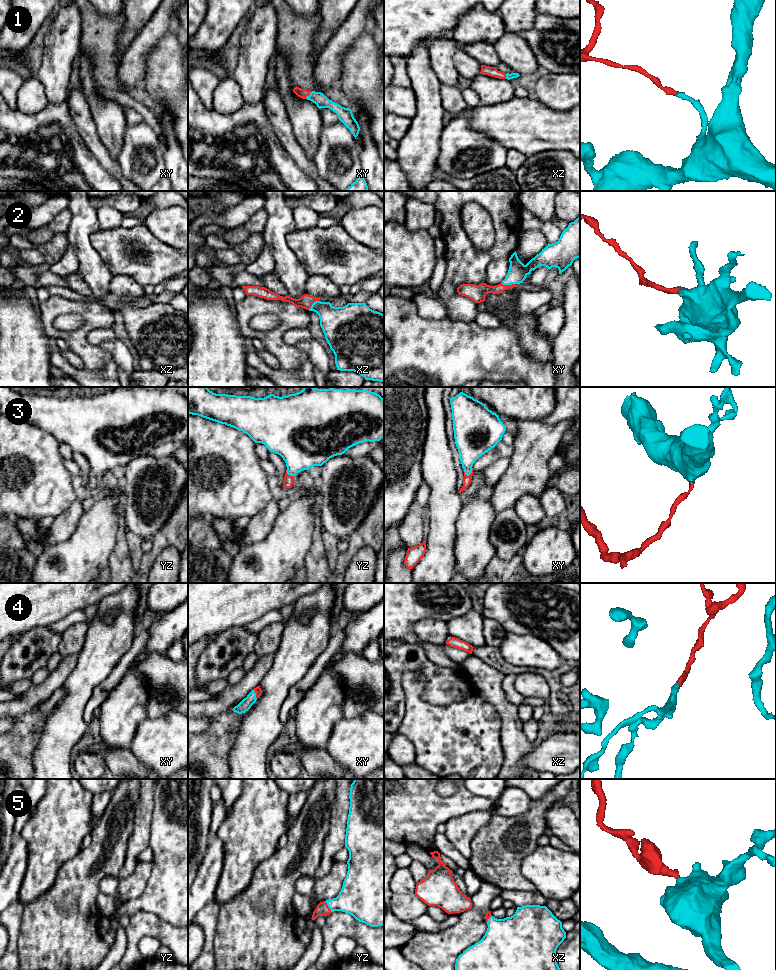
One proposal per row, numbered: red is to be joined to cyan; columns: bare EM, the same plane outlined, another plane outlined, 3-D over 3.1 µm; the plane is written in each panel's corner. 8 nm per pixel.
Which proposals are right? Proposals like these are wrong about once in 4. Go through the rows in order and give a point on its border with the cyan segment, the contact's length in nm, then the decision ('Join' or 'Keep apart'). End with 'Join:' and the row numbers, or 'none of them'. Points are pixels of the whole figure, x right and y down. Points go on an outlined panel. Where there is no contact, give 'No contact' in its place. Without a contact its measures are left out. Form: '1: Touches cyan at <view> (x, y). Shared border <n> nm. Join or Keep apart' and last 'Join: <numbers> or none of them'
1: Touches cyan at xy (309, 95). Shared border 80 nm. Join
2: Touches cyan at xy (508, 284). Shared border 120 nm. Join
3: Touches cyan at xy (468, 475). Shared border 80 nm. Join
4: Touches cyan at xy (255, 694). Shared border 80 nm. Join
5: Touches cyan at yz (328, 906). Shared border 110 nm. Join
Join: 1, 2, 3, 4, 5

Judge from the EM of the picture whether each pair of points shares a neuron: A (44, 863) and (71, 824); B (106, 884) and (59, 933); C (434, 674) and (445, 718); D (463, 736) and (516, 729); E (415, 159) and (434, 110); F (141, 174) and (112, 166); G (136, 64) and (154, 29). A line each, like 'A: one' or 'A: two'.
A: one
B: two
C: two
D: two
E: one
F: two
G: one

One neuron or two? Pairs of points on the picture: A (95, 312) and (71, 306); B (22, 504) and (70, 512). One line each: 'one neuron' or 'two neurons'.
A: one neuron
B: two neurons

